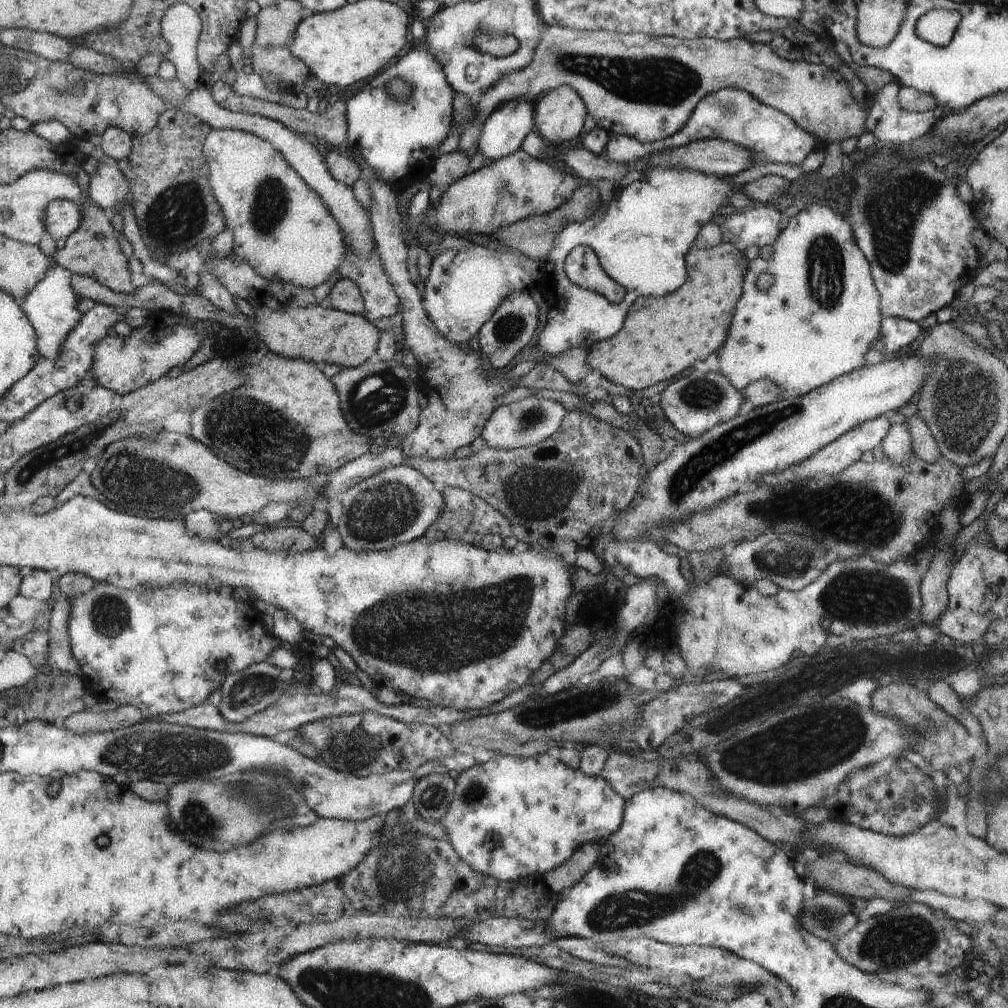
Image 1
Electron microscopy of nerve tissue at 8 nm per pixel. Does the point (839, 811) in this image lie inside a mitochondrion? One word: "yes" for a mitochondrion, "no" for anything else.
no

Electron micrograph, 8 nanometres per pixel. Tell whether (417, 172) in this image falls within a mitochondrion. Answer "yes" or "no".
no

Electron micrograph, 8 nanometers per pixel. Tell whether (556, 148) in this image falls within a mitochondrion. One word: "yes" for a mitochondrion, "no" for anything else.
no

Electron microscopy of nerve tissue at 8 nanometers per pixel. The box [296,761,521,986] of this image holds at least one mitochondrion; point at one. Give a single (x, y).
(400, 870)

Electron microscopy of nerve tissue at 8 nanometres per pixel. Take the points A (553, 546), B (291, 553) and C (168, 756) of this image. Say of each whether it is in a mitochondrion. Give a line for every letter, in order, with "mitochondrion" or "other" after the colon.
A: other
B: other
C: mitochondrion

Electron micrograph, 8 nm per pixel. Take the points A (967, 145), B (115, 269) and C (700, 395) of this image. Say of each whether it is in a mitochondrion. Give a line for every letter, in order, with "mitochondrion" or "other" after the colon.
A: other
B: other
C: mitochondrion

